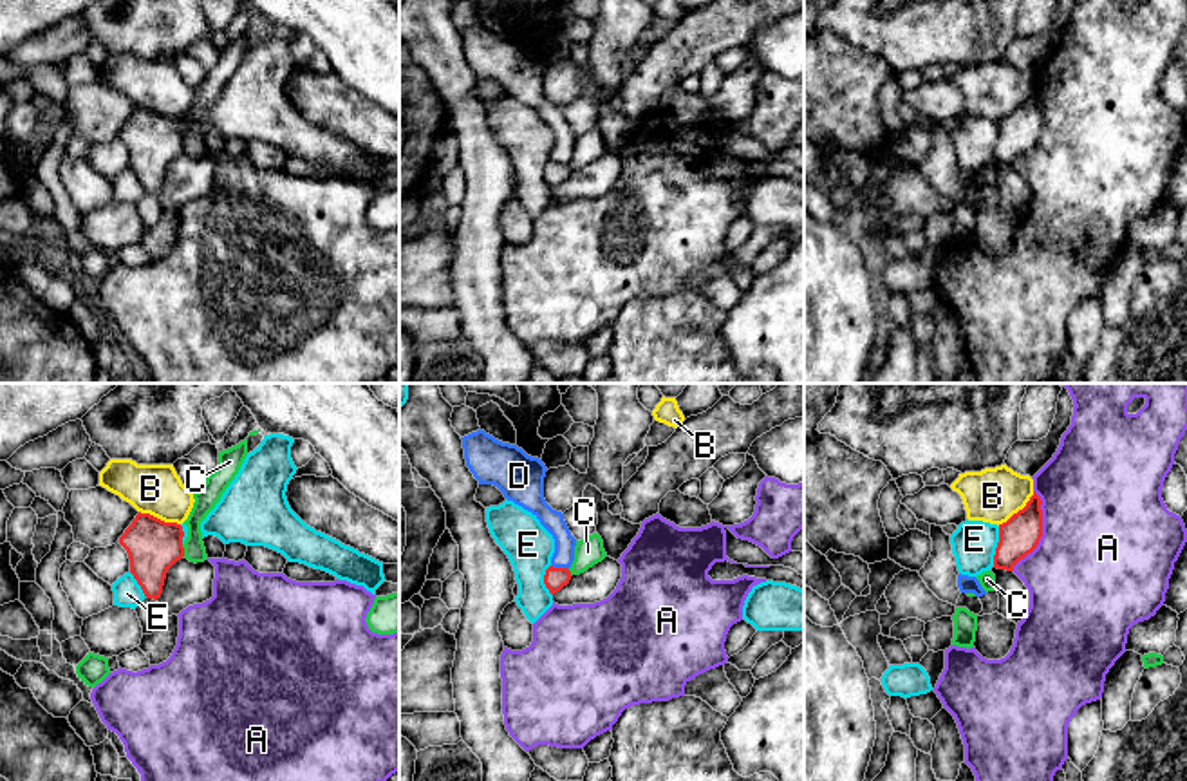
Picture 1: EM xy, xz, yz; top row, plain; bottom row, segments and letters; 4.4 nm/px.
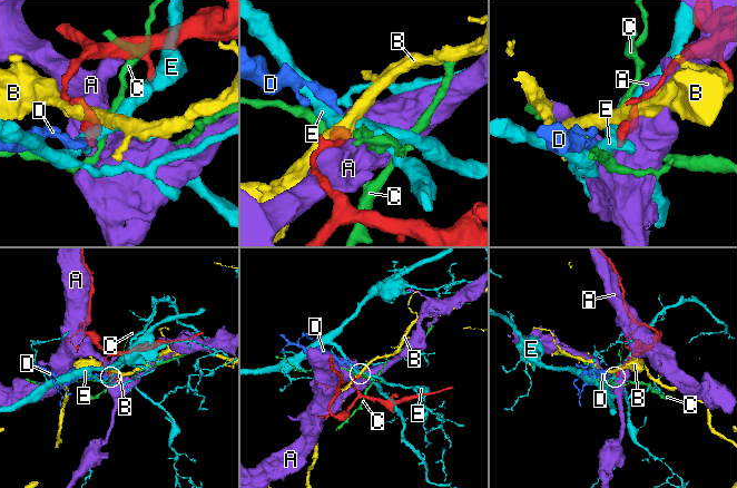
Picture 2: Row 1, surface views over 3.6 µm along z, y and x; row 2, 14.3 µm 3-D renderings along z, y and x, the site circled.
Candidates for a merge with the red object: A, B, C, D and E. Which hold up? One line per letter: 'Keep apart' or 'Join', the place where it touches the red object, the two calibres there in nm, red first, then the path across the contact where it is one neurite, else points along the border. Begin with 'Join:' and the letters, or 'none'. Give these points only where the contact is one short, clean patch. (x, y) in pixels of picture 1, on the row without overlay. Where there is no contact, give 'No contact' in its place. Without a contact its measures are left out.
Join: none
A: Keep apart. Touches red at yz (1041, 127). Thickness 180 nm (red) against 500 nm
B: Keep apart. Touches red at xy (159, 114). Thickness 240 nm (red) against 220 nm
C: Keep apart. Touches red at xy (183, 145). Thickness 240 nm (red) against 100 nm. Boundary: xy (181, 140), (185, 150)
D: Keep apart. Touches red at xz (560, 163). Thickness 100 nm (red) against 100 nm
E: Keep apart. Touches red at yz (998, 141). Thickness 180 nm (red) against 200 nm. Boundary: yz (1000, 122), (992, 159)

